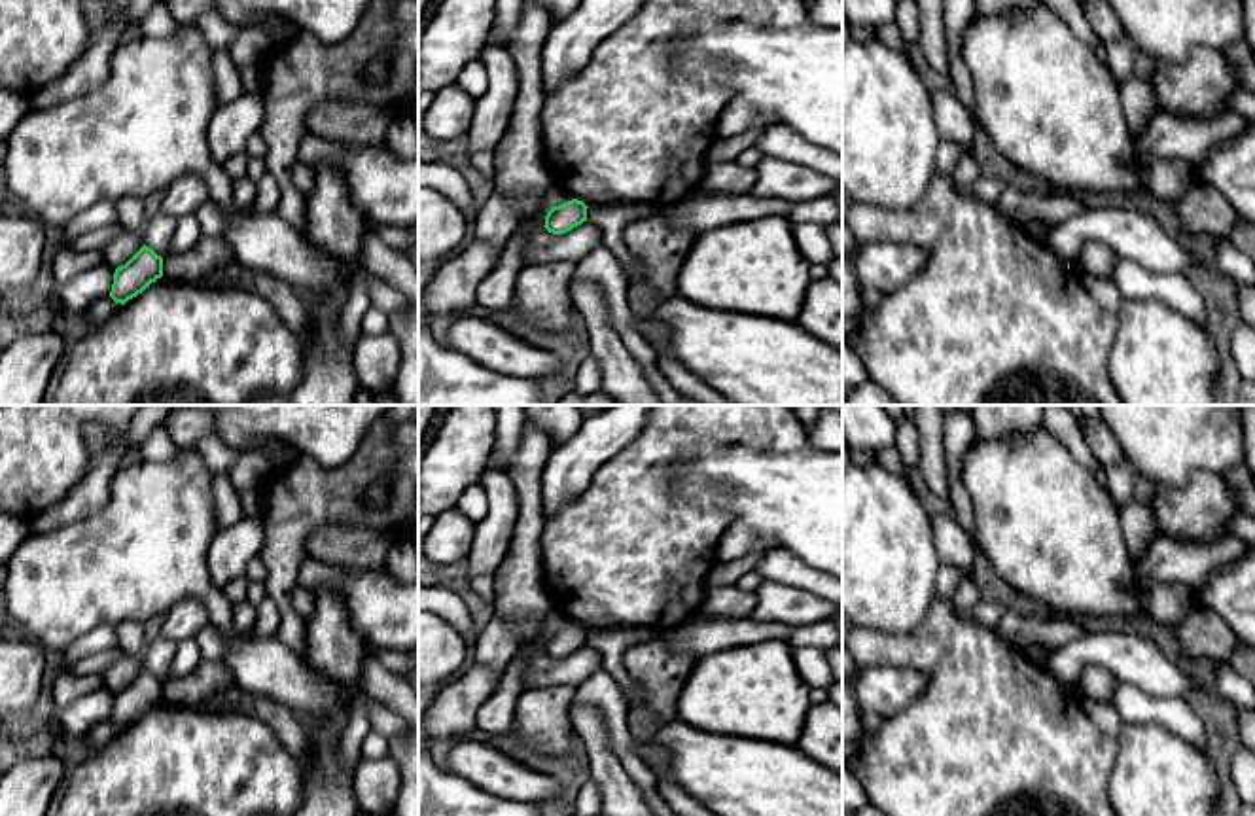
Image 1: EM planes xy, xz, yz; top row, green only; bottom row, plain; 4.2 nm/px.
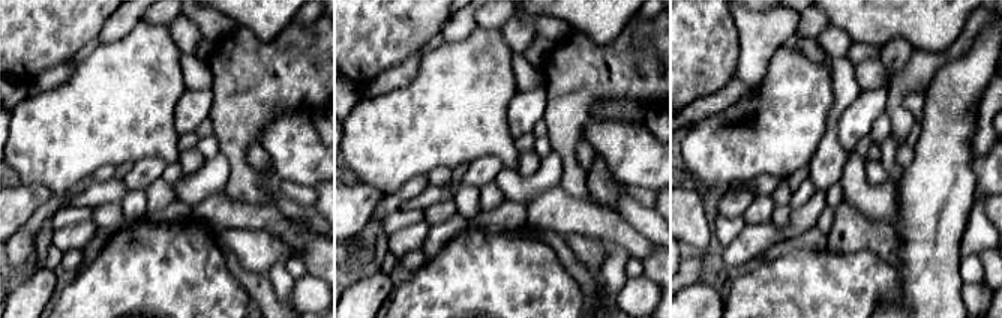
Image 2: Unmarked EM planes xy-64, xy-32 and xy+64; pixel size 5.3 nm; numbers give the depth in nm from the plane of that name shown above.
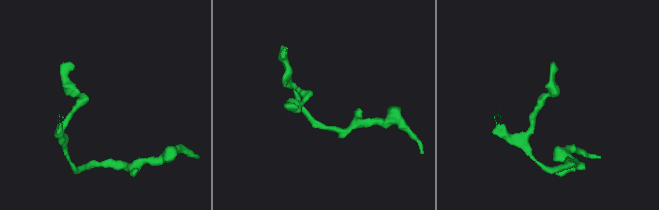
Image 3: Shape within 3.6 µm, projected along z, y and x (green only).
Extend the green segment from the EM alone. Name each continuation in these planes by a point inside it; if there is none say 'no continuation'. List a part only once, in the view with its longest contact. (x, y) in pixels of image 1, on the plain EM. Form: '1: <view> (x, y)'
no continuation

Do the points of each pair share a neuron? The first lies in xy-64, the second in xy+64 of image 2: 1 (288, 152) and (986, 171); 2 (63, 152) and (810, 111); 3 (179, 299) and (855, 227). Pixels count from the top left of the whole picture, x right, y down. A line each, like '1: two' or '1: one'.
1: one
2: one
3: two

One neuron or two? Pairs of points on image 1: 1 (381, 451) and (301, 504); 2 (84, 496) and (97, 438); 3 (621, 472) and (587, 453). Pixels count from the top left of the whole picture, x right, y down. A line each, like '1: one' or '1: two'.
1: one
2: one
3: two

